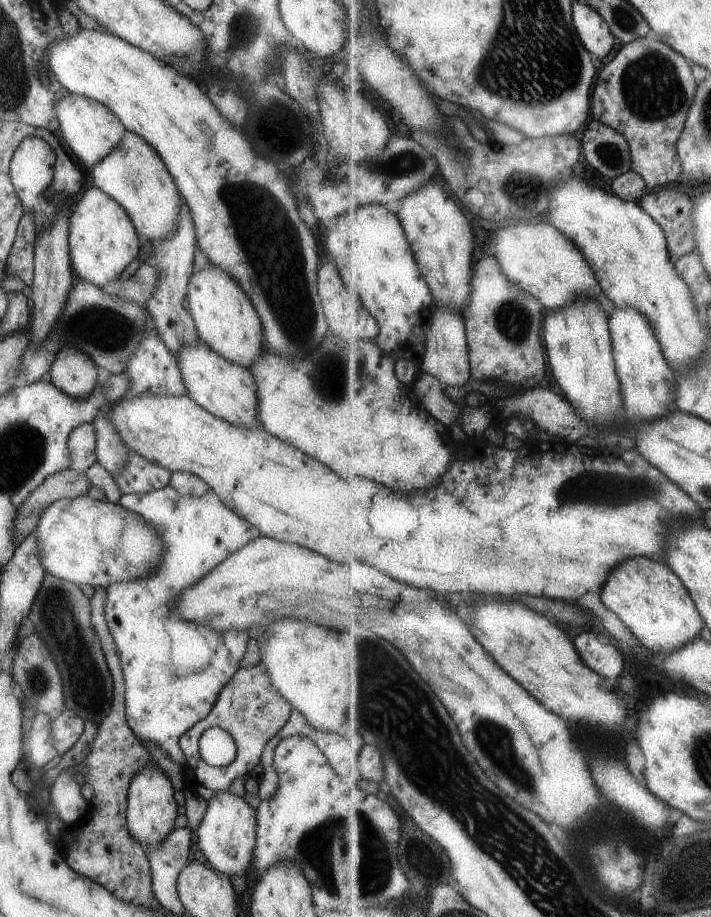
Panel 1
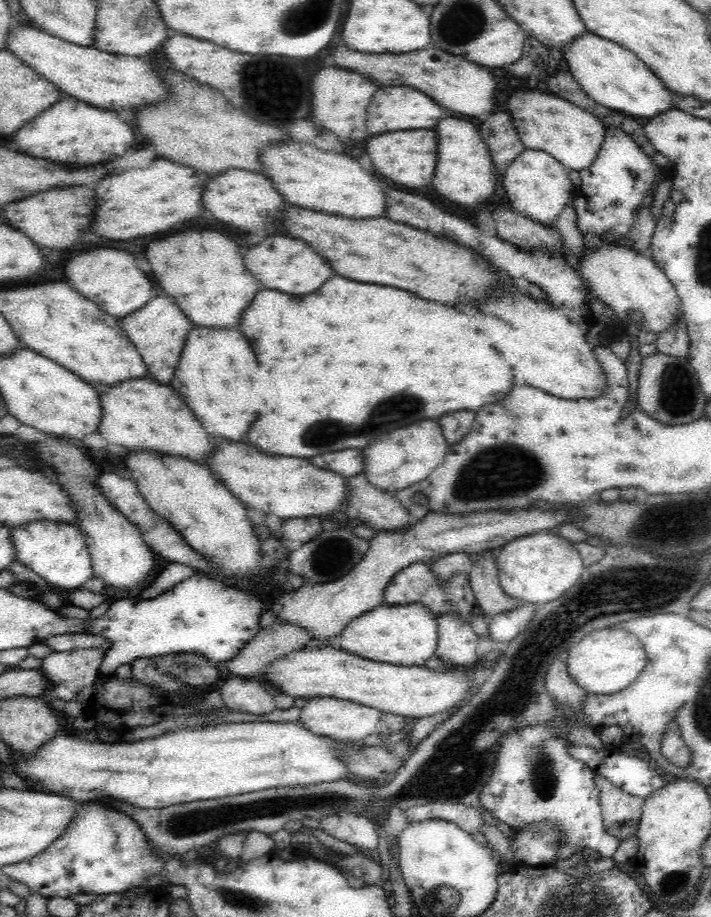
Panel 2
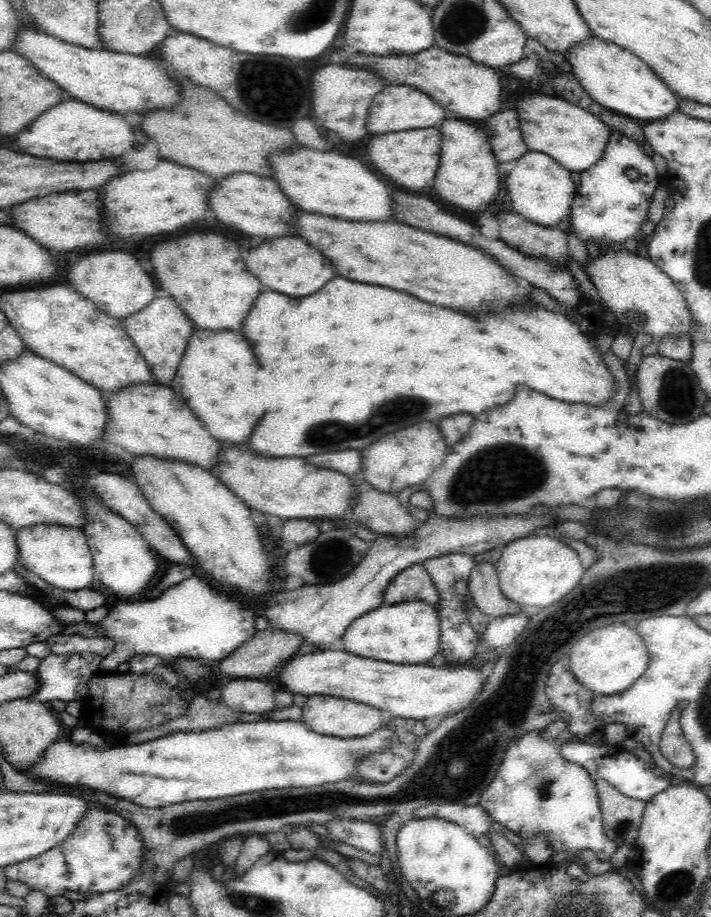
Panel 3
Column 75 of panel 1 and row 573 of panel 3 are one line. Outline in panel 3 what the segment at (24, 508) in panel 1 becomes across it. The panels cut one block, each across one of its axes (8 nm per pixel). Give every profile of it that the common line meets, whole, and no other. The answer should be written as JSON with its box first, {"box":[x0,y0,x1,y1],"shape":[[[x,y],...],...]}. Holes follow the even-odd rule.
{"box":[467,561,522,616],"shape":[[[488,561],[476,562],[467,581],[473,604],[484,615],[506,616],[522,608],[504,596],[498,582],[497,567]]]}

